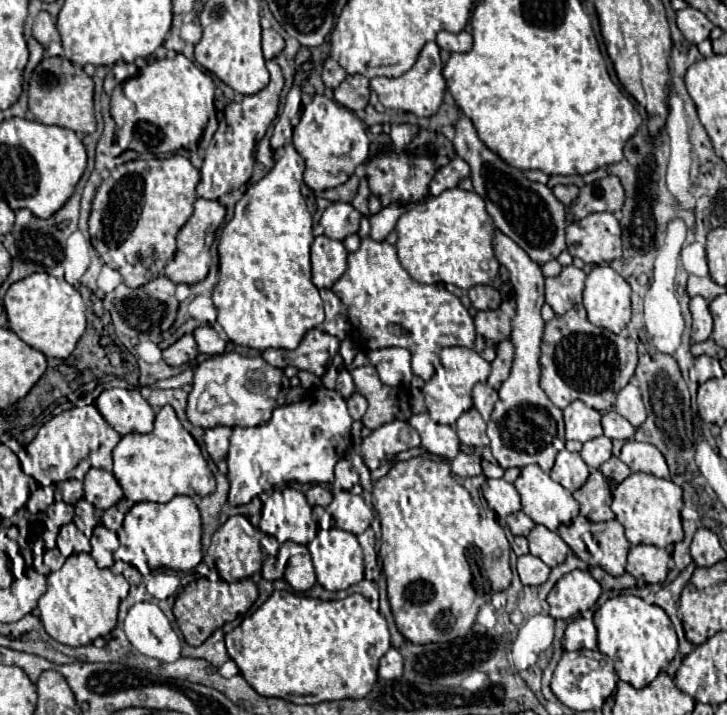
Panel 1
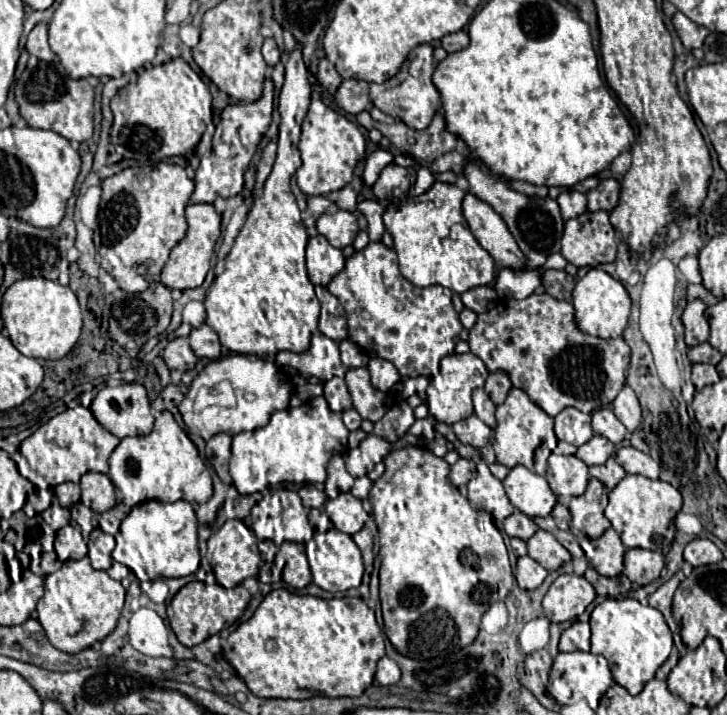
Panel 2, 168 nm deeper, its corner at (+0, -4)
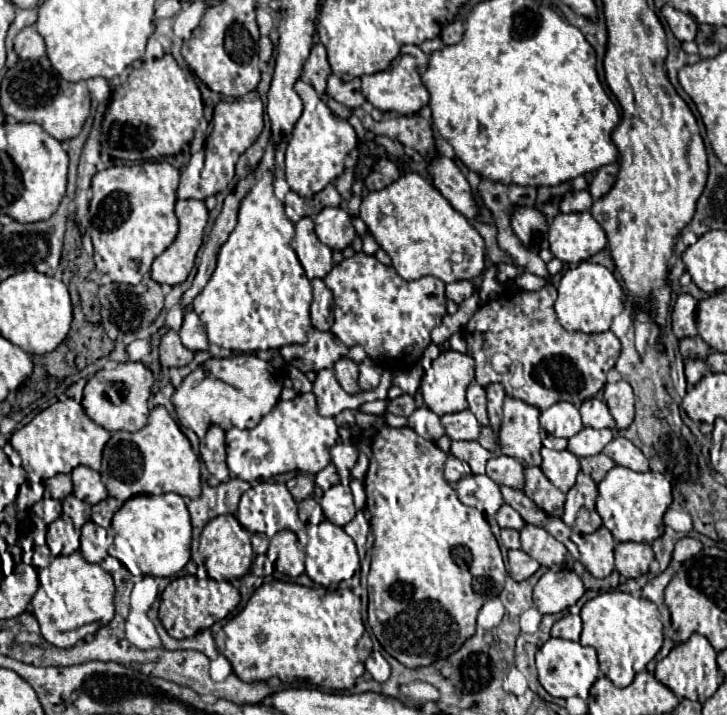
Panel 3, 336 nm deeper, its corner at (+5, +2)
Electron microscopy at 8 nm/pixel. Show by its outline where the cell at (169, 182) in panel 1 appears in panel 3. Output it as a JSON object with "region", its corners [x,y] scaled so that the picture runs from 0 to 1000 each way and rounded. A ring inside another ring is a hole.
{"region":[[[201,225],[193,231],[165,231],[151,234],[127,250],[127,340],[129,340],[129,368],[132,376],[146,382],[157,396],[190,399],[201,382],[206,382],[209,365],[234,345],[245,329],[245,306],[239,298],[242,264],[248,256],[248,239],[228,225]]]}

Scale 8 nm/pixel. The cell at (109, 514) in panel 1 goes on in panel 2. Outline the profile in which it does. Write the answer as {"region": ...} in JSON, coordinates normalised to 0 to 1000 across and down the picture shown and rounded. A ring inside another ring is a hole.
{"region":[[[161,703],[155,712],[144,715],[136,720],[136,737],[150,745],[150,748],[158,748],[164,743],[164,734],[166,729],[172,726],[172,720],[177,717],[177,709],[172,709],[169,703]]]}

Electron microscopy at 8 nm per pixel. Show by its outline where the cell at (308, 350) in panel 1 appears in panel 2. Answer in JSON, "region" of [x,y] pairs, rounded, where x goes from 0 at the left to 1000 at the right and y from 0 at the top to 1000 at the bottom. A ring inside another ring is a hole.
{"region":[[[439,463],[431,466],[428,485],[420,494],[384,491],[378,508],[403,513],[417,527],[439,527],[442,533],[450,533],[455,527],[472,527],[477,519],[477,513],[466,502],[464,477],[442,469]]]}

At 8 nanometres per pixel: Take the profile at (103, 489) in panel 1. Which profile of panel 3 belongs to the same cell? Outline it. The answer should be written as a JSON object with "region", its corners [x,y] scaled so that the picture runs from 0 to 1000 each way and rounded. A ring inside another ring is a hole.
{"region":[[[116,650],[105,653],[99,659],[99,673],[102,673],[102,692],[121,706],[132,706],[149,695],[149,687],[138,670],[138,662],[124,653],[116,653]]]}

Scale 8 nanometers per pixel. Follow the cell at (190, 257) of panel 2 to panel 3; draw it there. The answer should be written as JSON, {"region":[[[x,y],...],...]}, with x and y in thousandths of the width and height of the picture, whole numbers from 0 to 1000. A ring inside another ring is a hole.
{"region":[[[245,278],[242,281],[242,303],[248,309],[248,323],[245,331],[239,334],[239,340],[212,362],[209,368],[209,390],[231,399],[248,399],[256,393],[256,387],[261,385],[264,373],[267,373],[267,362],[270,354],[278,343],[278,331],[281,331],[281,317],[286,312],[286,292],[281,287],[281,281],[270,281],[270,278]]]}

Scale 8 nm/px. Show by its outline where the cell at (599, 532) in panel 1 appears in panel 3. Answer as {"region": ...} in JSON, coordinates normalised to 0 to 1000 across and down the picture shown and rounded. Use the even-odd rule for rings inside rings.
{"region":[[[825,737],[812,748],[790,745],[787,757],[792,757],[792,762],[795,762],[795,771],[801,776],[801,782],[798,782],[801,790],[817,807],[836,807],[845,799],[847,757],[834,737]]]}

